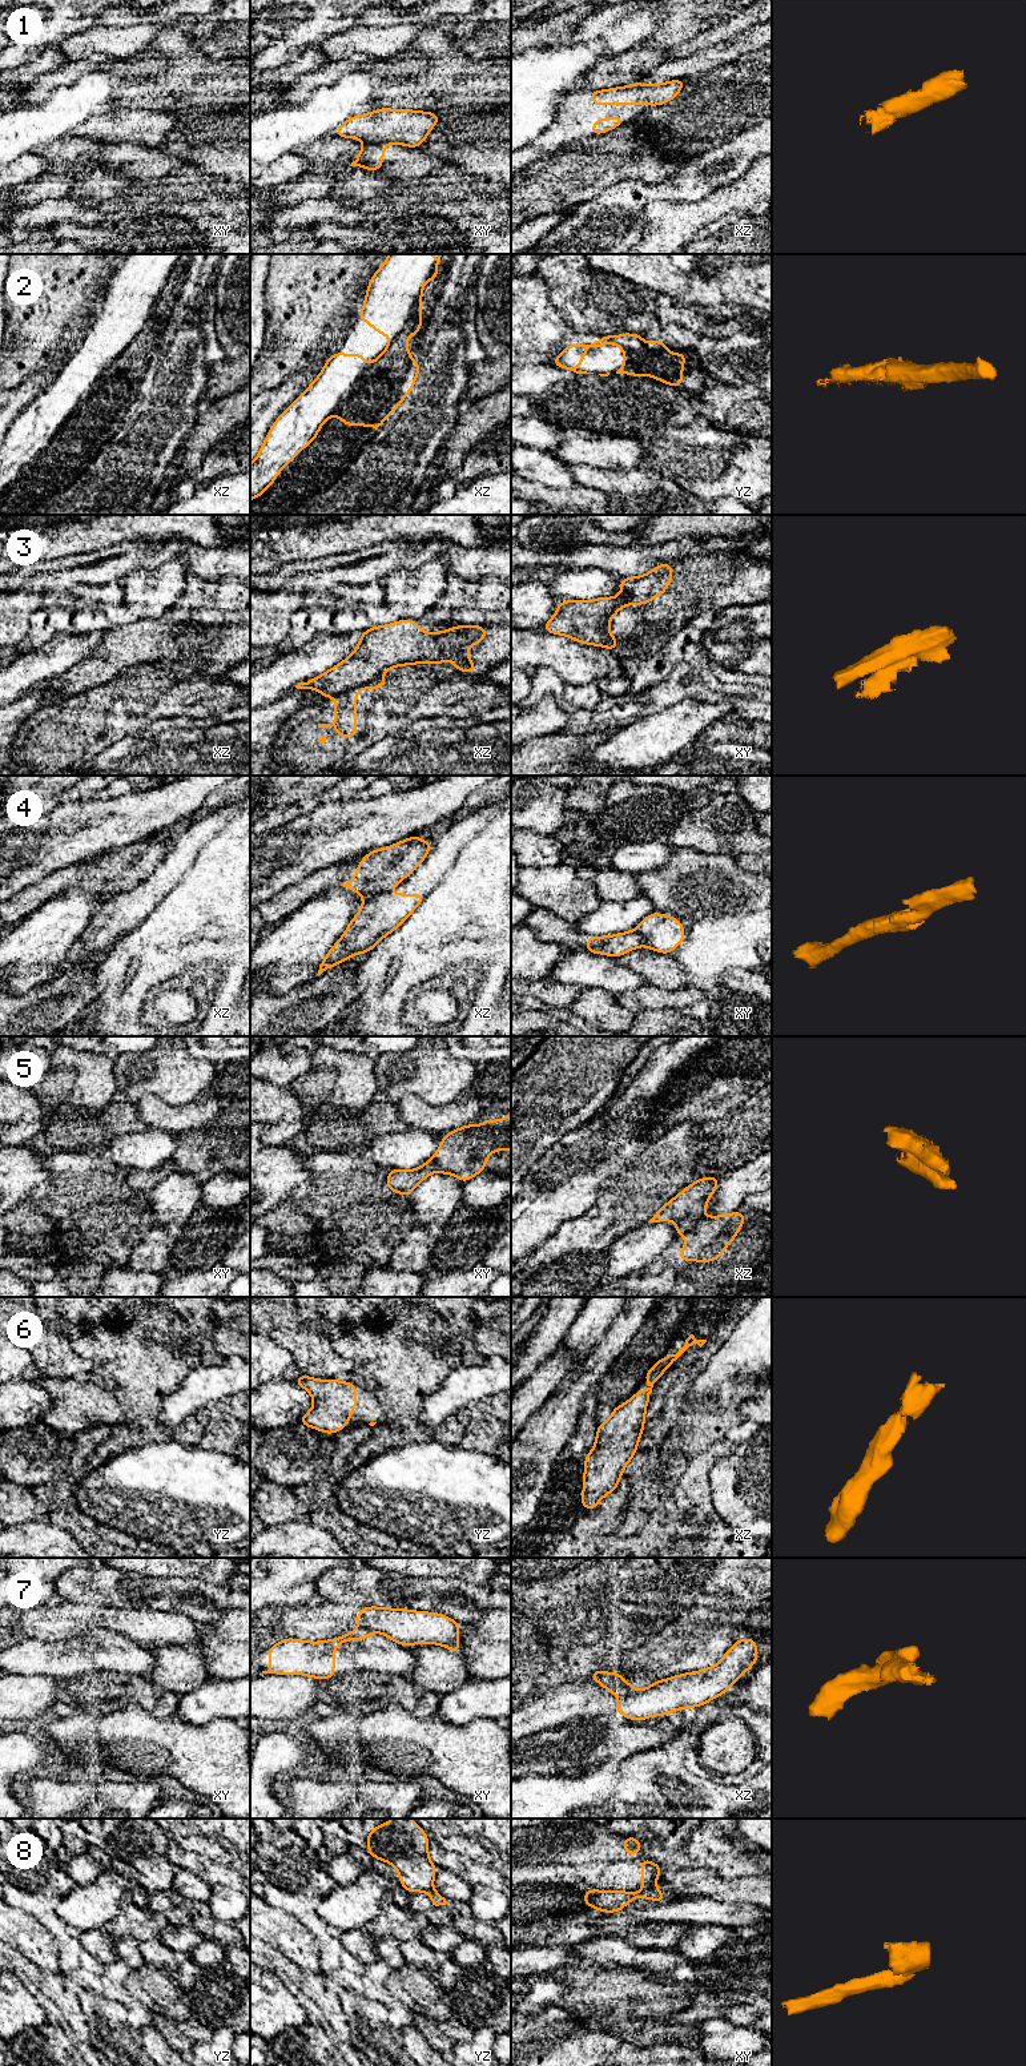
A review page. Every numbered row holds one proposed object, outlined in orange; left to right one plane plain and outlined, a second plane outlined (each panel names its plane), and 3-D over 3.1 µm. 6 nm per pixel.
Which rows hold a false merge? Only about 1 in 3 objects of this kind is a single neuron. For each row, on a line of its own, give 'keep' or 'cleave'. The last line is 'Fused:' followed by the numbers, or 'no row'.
1: cleave
2: keep
3: cleave
4: cleave
5: cleave
6: keep
7: cleave
8: cleave
Fused: 1, 3, 4, 5, 7, 8

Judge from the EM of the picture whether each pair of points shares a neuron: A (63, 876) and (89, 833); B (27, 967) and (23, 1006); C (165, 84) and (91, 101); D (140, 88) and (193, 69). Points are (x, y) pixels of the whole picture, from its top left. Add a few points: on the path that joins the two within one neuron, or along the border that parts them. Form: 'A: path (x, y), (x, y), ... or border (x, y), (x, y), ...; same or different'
A: border (97, 856), (60, 868), (40, 881); different
B: border (52, 979), (24, 993), (13, 994); different
C: border (123, 83), (113, 95), (115, 105); different
D: path (153, 88), (174, 88), (180, 83); same

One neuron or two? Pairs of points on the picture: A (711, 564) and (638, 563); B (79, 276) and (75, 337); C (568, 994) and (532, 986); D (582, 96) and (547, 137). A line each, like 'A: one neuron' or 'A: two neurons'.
A: two neurons
B: two neurons
C: one neuron
D: one neuron

